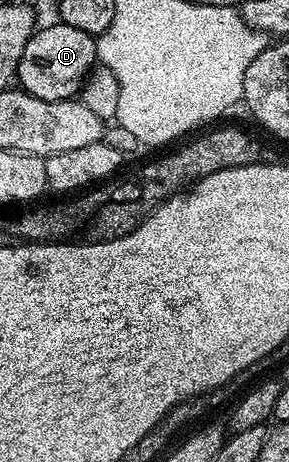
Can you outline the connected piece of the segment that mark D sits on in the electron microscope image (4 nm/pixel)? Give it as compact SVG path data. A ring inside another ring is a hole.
M60 20L54 22L54 26L42 25L31 36L27 48L23 48L16 81L20 89L39 100L76 99L85 79L98 65L97 38L83 32L83 28L71 28Z

